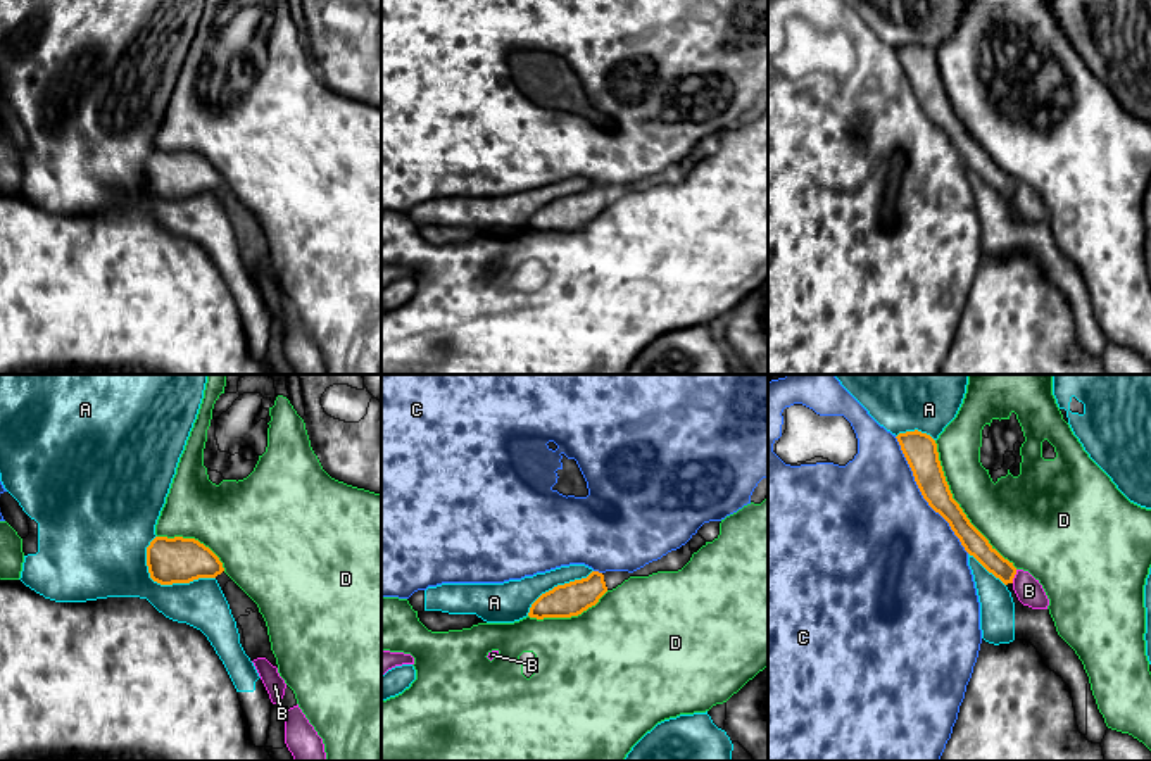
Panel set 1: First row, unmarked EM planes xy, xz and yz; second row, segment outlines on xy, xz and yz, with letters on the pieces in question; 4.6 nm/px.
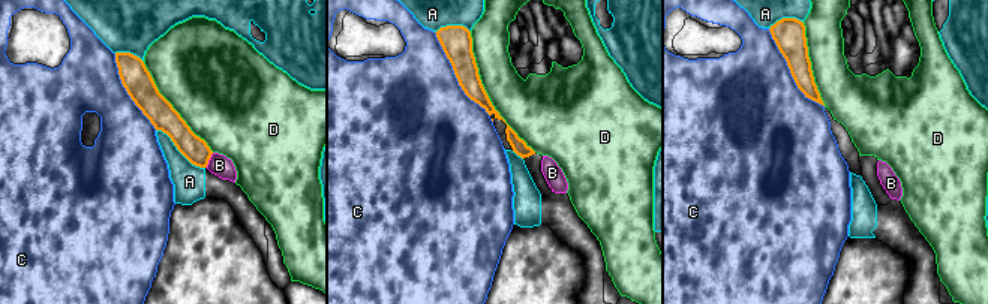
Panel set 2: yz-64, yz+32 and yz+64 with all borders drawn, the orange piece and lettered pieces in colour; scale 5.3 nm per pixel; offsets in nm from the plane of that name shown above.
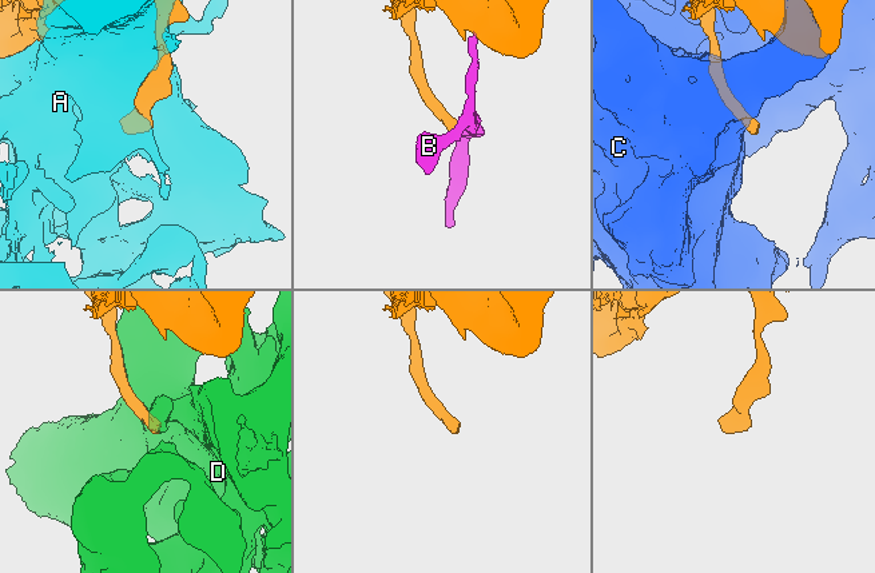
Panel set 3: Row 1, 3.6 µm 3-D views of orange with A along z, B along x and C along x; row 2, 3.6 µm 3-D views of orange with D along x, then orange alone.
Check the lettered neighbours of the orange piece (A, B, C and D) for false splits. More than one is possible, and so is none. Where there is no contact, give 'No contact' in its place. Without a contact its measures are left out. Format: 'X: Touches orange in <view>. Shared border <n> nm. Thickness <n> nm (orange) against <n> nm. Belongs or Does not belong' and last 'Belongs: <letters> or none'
A: Touches orange in xy. Shared border 360 nm. Thickness 220 nm (orange) against 280 nm. Does not belong
B: Touches orange in yz. Shared border 70 nm. Thickness 110 nm (orange) against 120 nm. Belongs
C: Touches orange in yz. Shared border 650 nm. Thickness 160 nm (orange) against 500 nm. Does not belong
D: Touches orange in yz. Shared border 700 nm. Thickness 140 nm (orange) against 320 nm. Does not belong
Belongs: B

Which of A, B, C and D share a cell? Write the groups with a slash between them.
A / B / C / D

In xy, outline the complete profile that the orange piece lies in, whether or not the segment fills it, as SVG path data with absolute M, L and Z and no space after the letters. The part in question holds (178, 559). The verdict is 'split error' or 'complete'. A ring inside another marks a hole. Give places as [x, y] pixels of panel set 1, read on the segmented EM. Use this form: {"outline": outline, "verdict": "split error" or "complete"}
{"outline": "M155 537L147 547L150 578L160 585L216 578L224 571L219 557L195 538Z", "verdict": "complete"}

